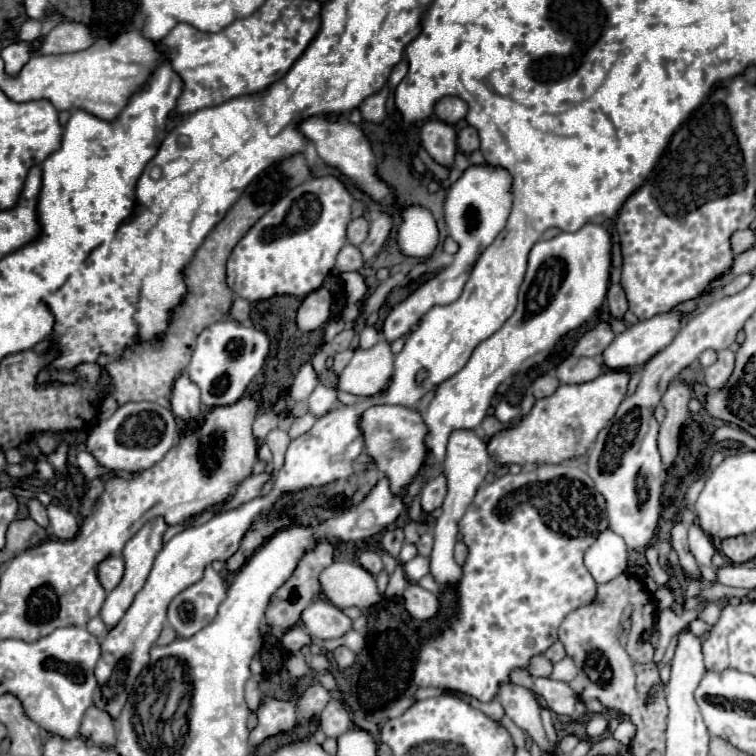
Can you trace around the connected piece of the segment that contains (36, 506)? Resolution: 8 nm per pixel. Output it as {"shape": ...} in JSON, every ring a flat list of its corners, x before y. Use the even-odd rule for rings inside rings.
{"shape":[[29,499,29,501,27,501,27,507,29,507,29,515,31,515,41,527,47,527,47,525,49,525,47,511,45,511,45,507,41,505,39,499]]}

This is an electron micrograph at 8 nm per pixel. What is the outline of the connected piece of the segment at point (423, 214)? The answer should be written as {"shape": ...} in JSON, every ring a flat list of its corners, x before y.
{"shape":[[421,205,403,207,401,223,397,227,397,245,405,257,415,257,415,259,427,259,435,251,435,247,439,245,439,229,429,209]]}

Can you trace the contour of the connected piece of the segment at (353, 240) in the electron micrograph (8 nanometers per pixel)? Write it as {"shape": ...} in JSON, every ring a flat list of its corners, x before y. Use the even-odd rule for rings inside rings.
{"shape":[[363,217,353,219,353,221,347,225,347,241,349,241,351,245,361,245,361,243,365,241,367,233,369,233,369,223,367,223]]}

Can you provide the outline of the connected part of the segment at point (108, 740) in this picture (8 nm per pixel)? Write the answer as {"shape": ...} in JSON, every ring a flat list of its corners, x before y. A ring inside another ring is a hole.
{"shape":[[89,707,83,715,79,733,85,739,91,739,95,745,113,745,113,741,115,741,115,723,105,711,101,711,97,707]]}

